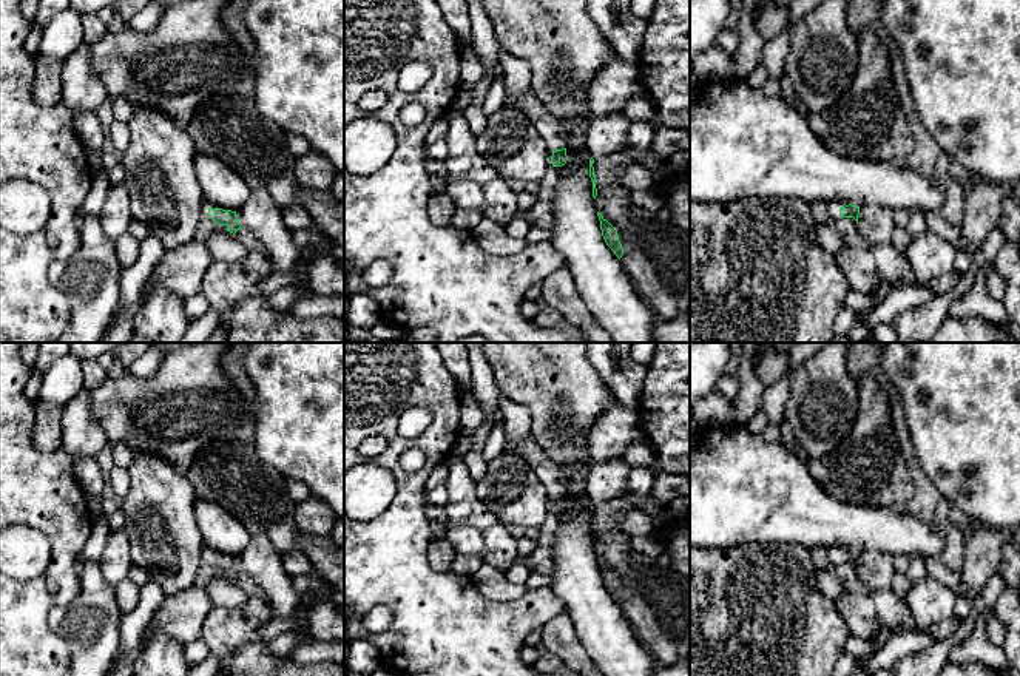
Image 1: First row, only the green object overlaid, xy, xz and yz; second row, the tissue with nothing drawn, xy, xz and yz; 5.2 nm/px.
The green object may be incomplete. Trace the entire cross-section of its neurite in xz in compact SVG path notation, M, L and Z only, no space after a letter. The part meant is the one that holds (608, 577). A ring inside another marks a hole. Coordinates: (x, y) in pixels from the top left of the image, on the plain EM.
M597 557L599 566L600 566L600 576L602 582L606 588L606 591L614 597L614 600L620 605L623 600L622 590L619 586L619 580L616 573L613 573L599 557Z

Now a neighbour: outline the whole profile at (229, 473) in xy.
M216 440L207 444L185 477L196 499L227 509L252 537L265 537L281 556L301 548L312 562L313 574L344 591L344 549L329 536L298 529L285 478L259 458L252 443Z

